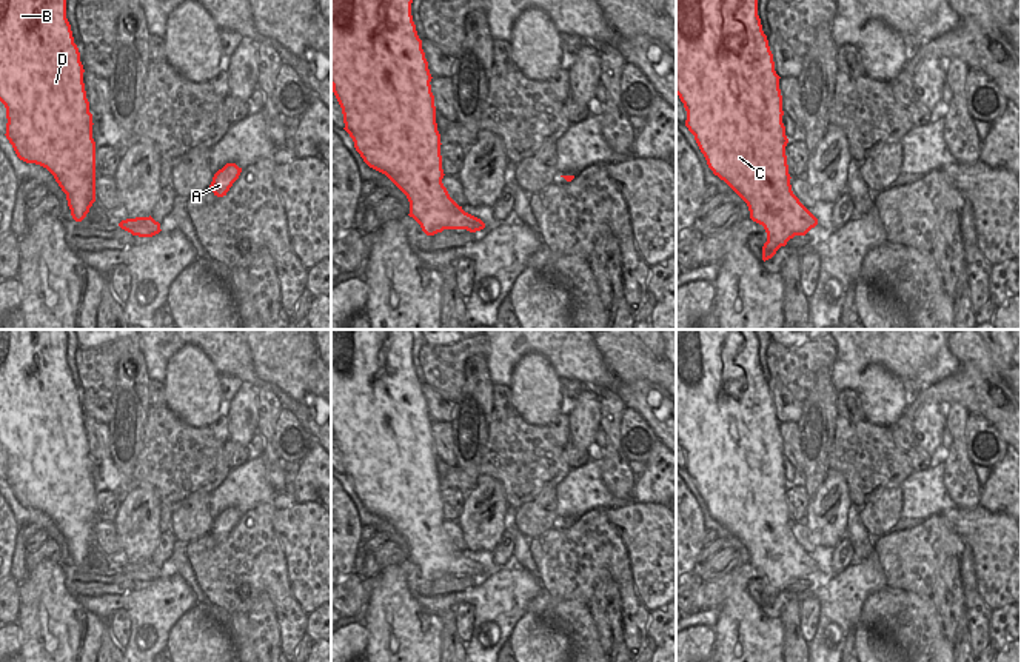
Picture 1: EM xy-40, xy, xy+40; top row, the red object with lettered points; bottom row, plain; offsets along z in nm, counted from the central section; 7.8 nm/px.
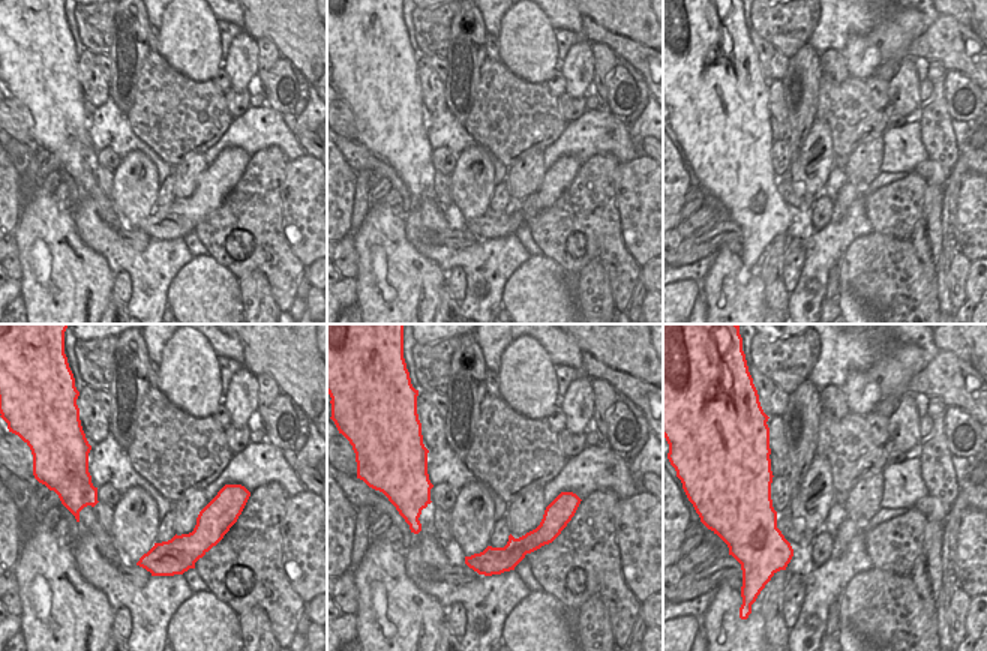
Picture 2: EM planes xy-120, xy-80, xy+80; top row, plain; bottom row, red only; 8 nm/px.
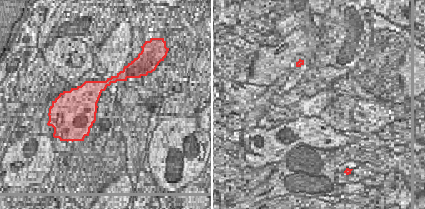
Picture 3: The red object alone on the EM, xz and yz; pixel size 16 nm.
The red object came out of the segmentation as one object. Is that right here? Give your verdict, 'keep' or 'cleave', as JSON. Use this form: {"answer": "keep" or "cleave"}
{"answer": "keep"}

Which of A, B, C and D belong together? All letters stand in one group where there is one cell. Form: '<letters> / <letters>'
A B C D

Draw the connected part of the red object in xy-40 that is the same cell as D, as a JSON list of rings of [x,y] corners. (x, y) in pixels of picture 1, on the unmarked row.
[[[0,329],[0,446],[8,463],[5,480],[20,505],[40,510],[54,520],[75,567],[82,567],[95,547],[94,468],[83,417],[66,363],[66,329]]]

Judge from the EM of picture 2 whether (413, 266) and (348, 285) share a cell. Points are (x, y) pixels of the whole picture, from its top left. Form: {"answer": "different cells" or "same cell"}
{"answer": "different cells"}

